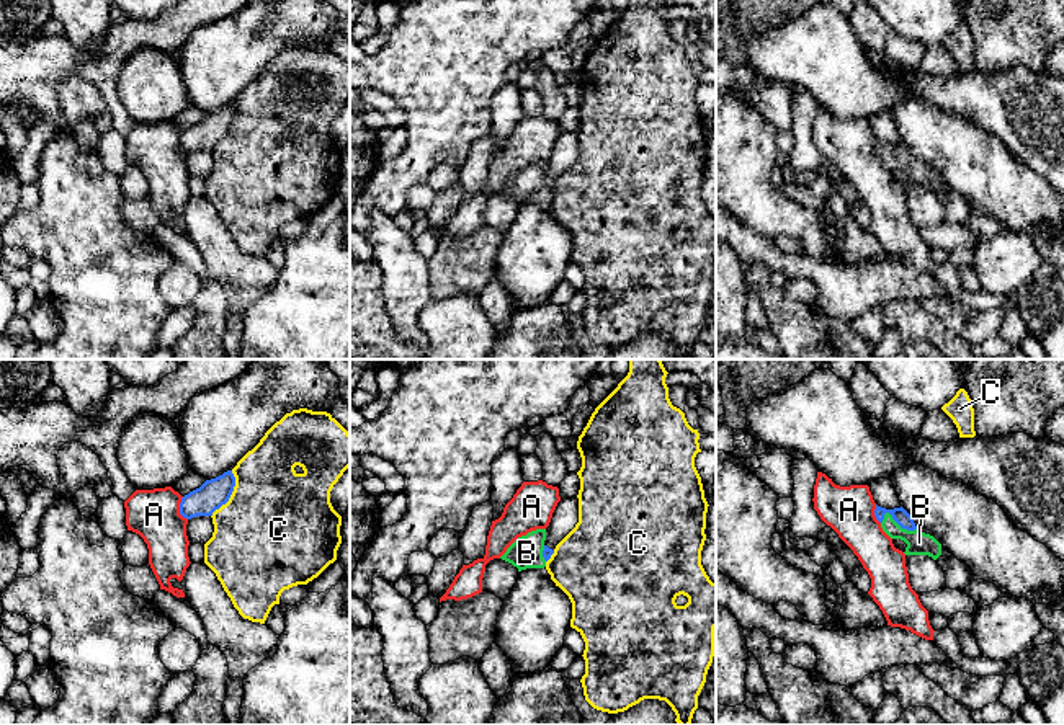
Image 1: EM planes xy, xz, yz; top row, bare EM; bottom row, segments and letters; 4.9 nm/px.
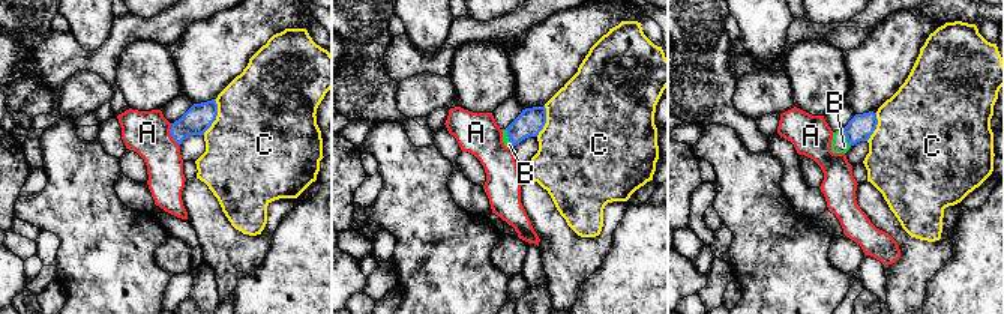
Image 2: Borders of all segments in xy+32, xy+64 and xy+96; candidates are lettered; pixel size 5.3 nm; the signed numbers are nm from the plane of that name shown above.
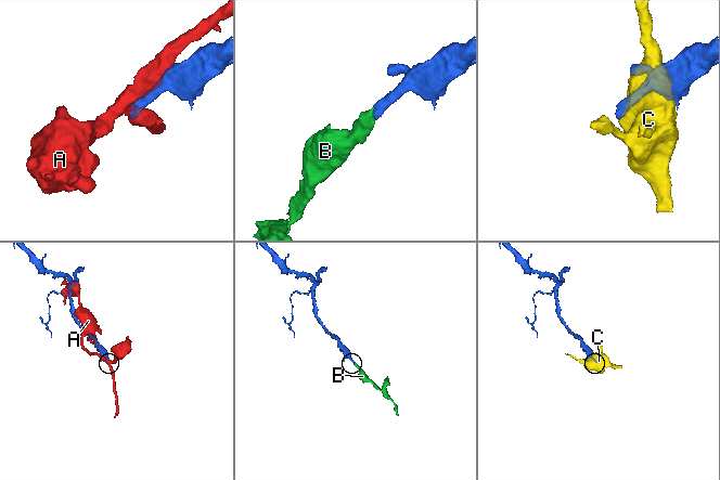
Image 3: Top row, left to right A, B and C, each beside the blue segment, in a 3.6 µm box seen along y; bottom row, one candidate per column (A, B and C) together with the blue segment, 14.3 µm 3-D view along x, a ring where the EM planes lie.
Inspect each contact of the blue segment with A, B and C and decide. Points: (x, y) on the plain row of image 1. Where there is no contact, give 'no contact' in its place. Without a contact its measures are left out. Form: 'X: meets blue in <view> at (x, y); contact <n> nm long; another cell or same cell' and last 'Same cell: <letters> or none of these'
A: meets blue in xy at (180, 142); contact 120 nm long; another cell
B: meets blue in yz at (899, 159); contact 180 nm long; same cell
C: meets blue in xy at (231, 128); contact 260 nm long; another cell
Same cell: B

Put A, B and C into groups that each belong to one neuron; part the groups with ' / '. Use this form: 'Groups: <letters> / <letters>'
Groups: A / B / C

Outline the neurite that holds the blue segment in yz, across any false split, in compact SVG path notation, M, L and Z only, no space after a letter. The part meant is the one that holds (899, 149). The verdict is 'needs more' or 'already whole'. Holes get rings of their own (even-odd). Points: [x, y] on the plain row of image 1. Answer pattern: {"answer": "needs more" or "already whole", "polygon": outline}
{"answer": "needs more", "polygon": "M876 139L874 150L891 173L901 173L907 178L905 189L928 189L933 194L941 189L941 178L933 170L919 165L902 140L886 144Z"}

